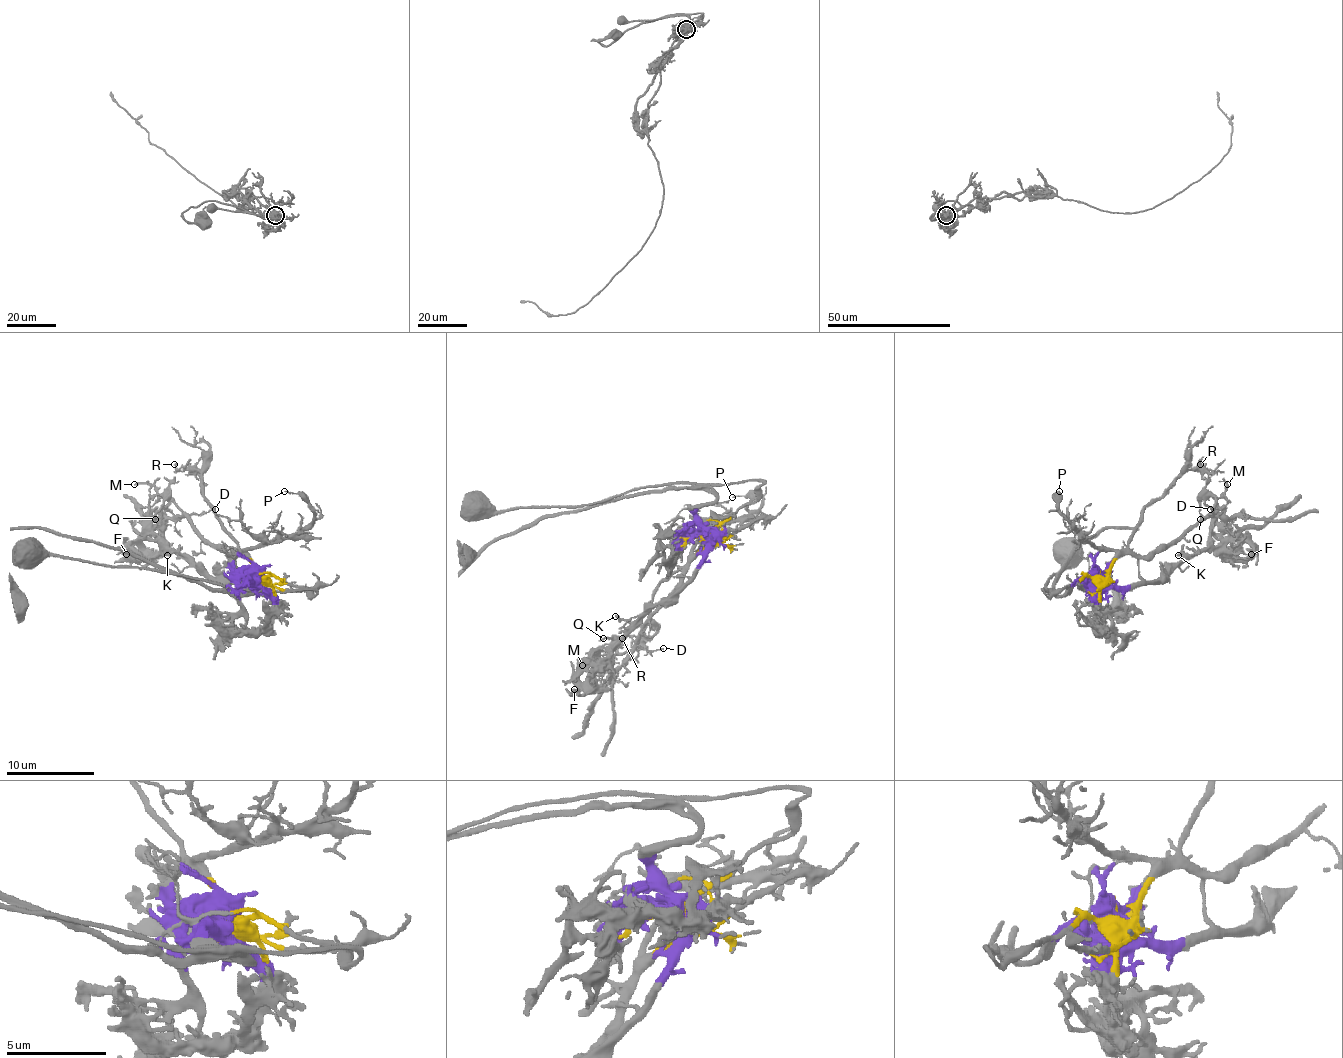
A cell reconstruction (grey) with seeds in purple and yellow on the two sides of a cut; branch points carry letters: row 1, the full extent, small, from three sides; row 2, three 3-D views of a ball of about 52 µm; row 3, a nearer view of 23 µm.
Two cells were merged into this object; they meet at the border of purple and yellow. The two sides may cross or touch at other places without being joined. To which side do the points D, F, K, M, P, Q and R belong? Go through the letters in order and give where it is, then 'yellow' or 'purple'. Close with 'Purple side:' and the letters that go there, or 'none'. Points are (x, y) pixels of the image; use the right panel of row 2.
D: at (1210, 509); yellow
F: at (1251, 554); purple
K: at (1178, 555); purple
M: at (1227, 484); yellow
P: at (1059, 491); yellow
Q: at (1200, 519); yellow
R: at (1200, 464); yellow
Purple side: F, K

